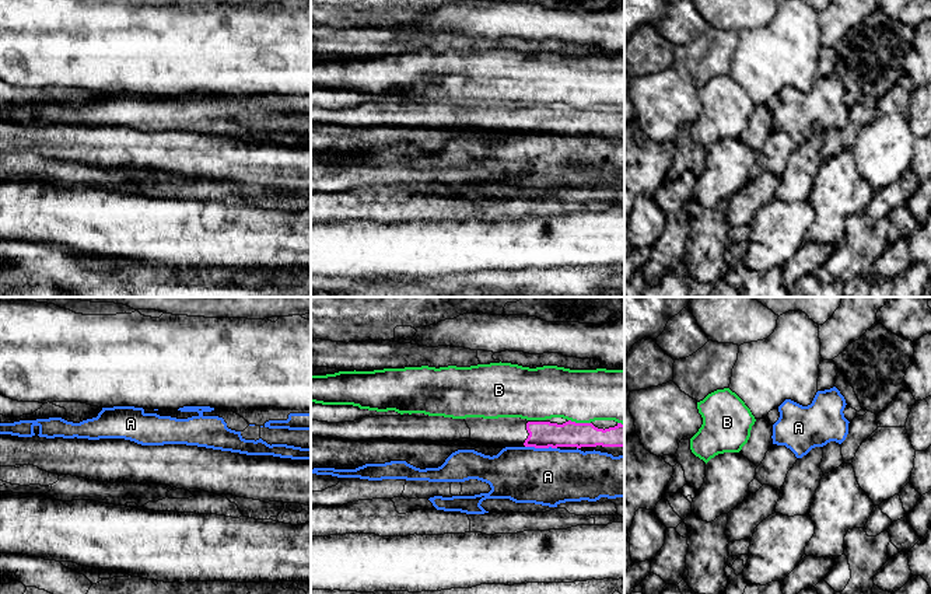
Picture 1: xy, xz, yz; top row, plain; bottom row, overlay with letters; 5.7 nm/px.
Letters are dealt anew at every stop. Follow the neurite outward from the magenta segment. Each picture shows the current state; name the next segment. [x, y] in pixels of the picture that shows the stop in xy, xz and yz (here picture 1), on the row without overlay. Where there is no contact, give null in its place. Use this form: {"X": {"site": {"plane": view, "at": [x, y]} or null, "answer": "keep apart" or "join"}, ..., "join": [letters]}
{"A": {"site": {"plane": "xz", "at": [541, 133]}, "answer": "keep apart"}, "B": {"site": {"plane": "xz", "at": [580, 109]}, "answer": "keep apart"}, "join": []}

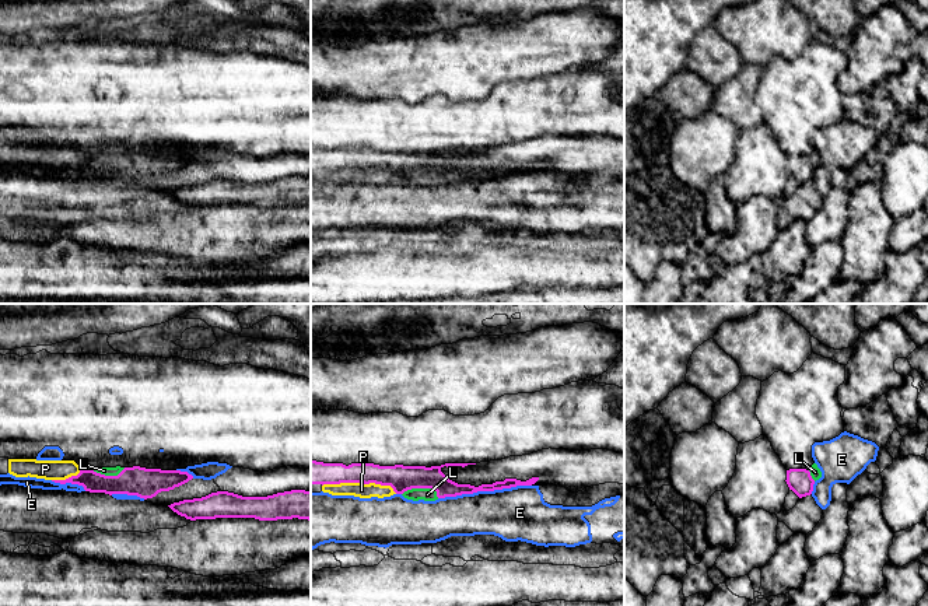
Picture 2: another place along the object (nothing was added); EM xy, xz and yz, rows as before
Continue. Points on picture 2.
{"E": {"site": {"plane": "xz", "at": [484, 177]}, "answer": "keep apart"}, "L": {"site": {"plane": "xz", "at": [422, 174]}, "answer": "join"}, "P": {"site": {"plane": "xz", "at": [360, 168]}, "answer": "join"}, "join": ["L", "P"]}

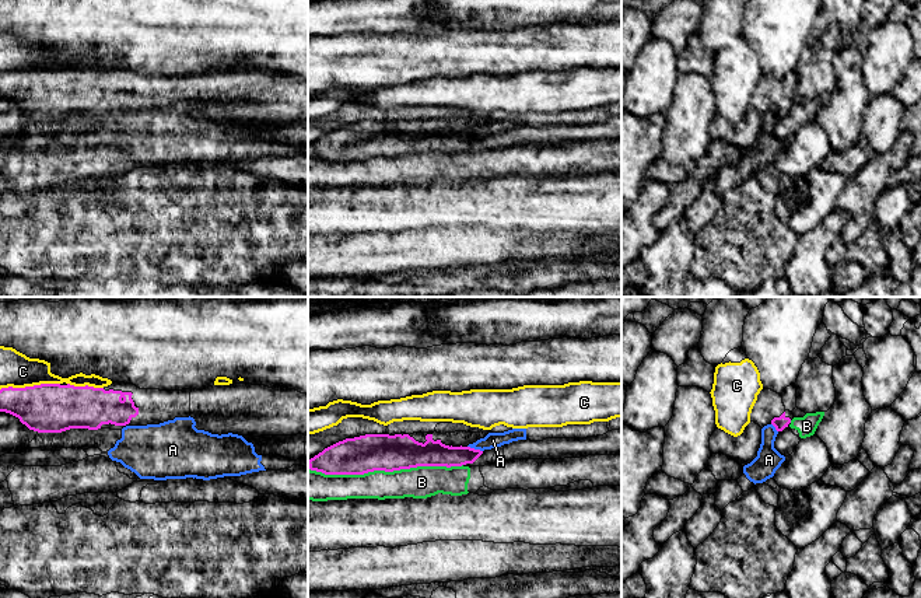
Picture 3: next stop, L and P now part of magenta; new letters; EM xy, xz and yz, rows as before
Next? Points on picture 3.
{"A": {"site": {"plane": "xz", "at": [473, 135]}, "answer": "keep apart"}, "B": {"site": {"plane": "xz", "at": [385, 157]}, "answer": "keep apart"}, "C": {"site": {"plane": "xy", "at": [30, 73]}, "answer": "keep apart"}, "join": []}

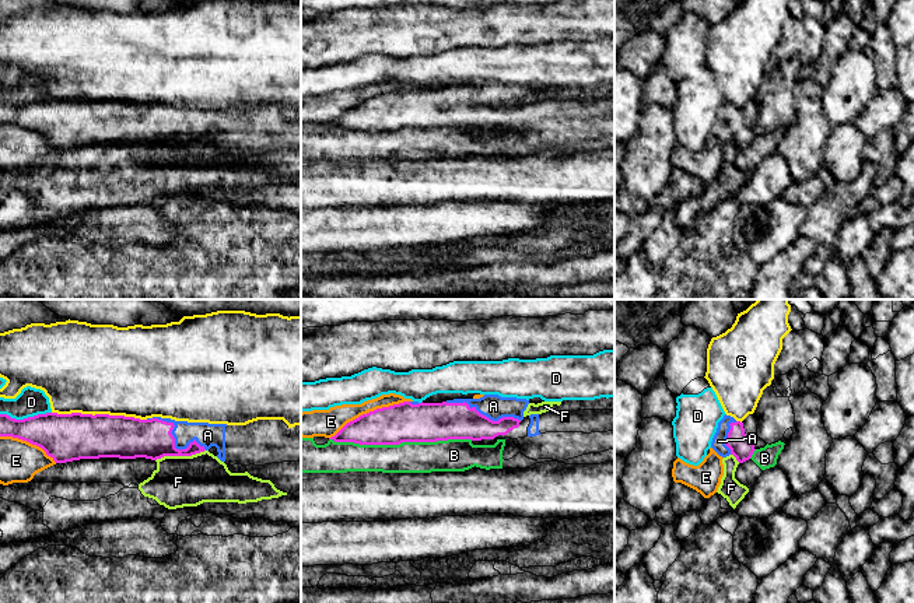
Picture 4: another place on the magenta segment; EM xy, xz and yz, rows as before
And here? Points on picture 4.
{"A": {"site": {"plane": "xy", "at": [174, 125]}, "answer": "join"}, "B": {"site": {"plane": "xz", "at": [401, 129]}, "answer": "keep apart"}, "C": {"site": {"plane": "xy", "at": [100, 101]}, "answer": "keep apart"}, "D": {"site": {"plane": "xy", "at": [25, 105]}, "answer": "keep apart"}, "E": {"site": {"plane": "xz", "at": [370, 98]}, "answer": "keep apart"}, "F": {"site": {"plane": "xy", "at": [179, 142]}, "answer": "keep apart"}, "join": ["A"]}

